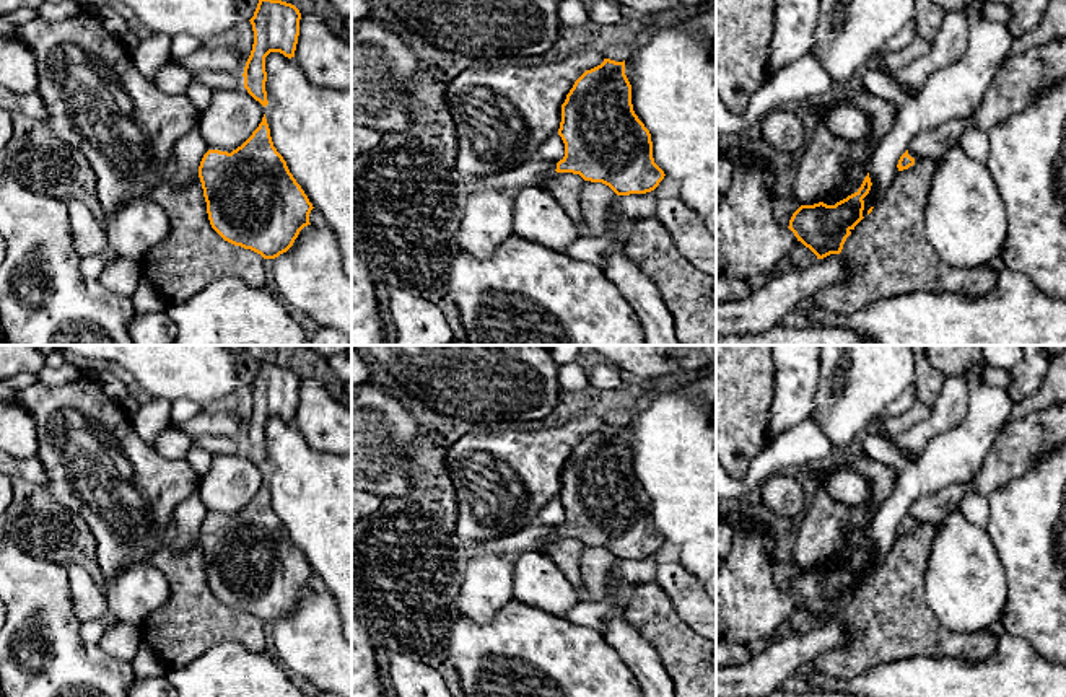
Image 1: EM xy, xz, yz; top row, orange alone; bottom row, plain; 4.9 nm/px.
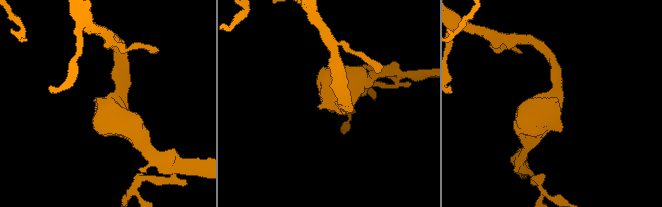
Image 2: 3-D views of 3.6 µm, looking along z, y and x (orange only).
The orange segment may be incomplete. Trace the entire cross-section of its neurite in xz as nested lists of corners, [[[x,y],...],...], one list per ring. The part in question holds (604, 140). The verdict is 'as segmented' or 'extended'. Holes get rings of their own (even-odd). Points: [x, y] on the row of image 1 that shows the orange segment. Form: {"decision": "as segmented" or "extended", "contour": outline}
{"decision": "extended", "contour": [[[604,59],[575,81],[561,104],[558,135],[565,143],[565,156],[558,163],[535,158],[511,171],[472,179],[469,191],[496,189],[516,197],[522,189],[544,187],[557,171],[579,174],[584,181],[609,186],[617,195],[630,195],[654,191],[666,176],[654,163],[651,134],[633,111],[625,60]]]}

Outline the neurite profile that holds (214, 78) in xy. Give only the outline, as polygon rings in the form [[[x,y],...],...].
[[[199,70],[192,73],[194,80],[202,81],[210,90],[238,90],[244,88],[244,77],[221,70]]]

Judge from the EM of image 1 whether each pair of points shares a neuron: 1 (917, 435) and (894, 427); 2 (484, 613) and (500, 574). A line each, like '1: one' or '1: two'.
1: two
2: one

